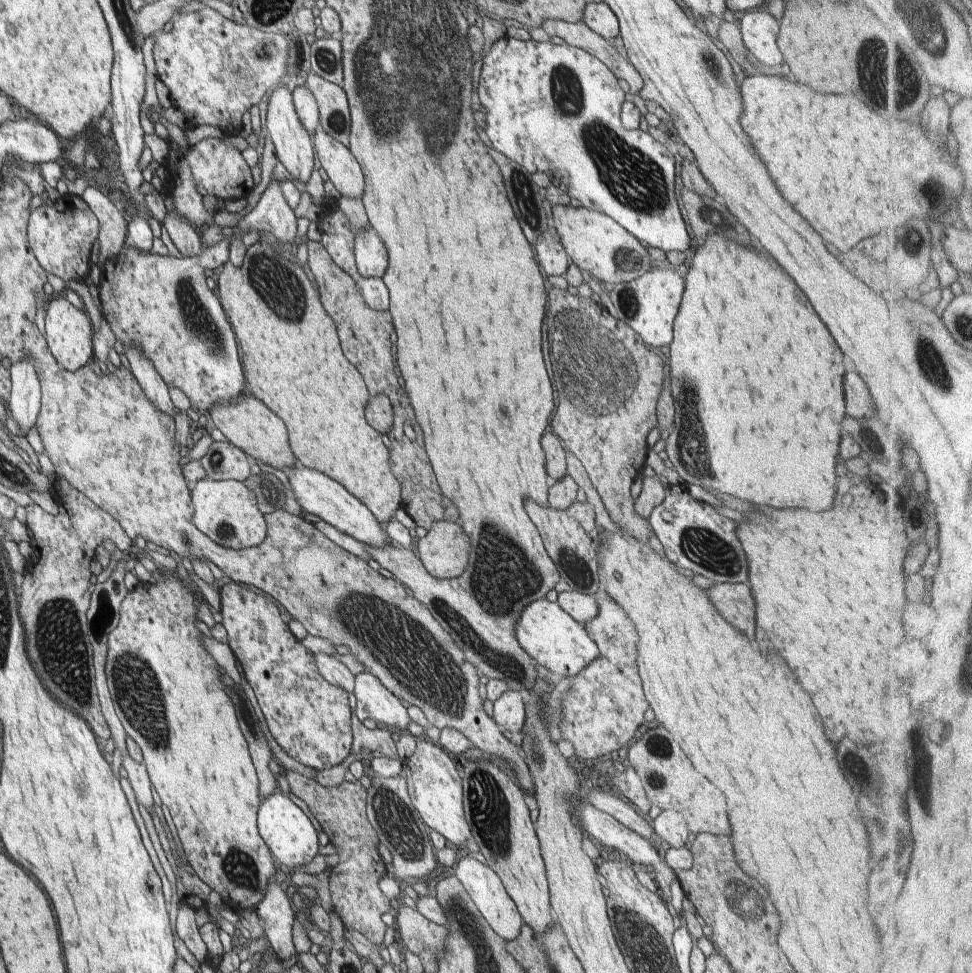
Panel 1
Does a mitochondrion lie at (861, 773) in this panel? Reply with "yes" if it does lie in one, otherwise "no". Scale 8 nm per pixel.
no

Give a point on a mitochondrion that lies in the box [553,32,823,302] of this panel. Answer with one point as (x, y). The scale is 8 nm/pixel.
(637, 182)

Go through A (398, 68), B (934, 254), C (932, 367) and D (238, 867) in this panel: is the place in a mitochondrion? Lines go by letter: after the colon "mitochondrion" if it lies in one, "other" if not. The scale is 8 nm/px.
A: mitochondrion
B: other
C: mitochondrion
D: mitochondrion

